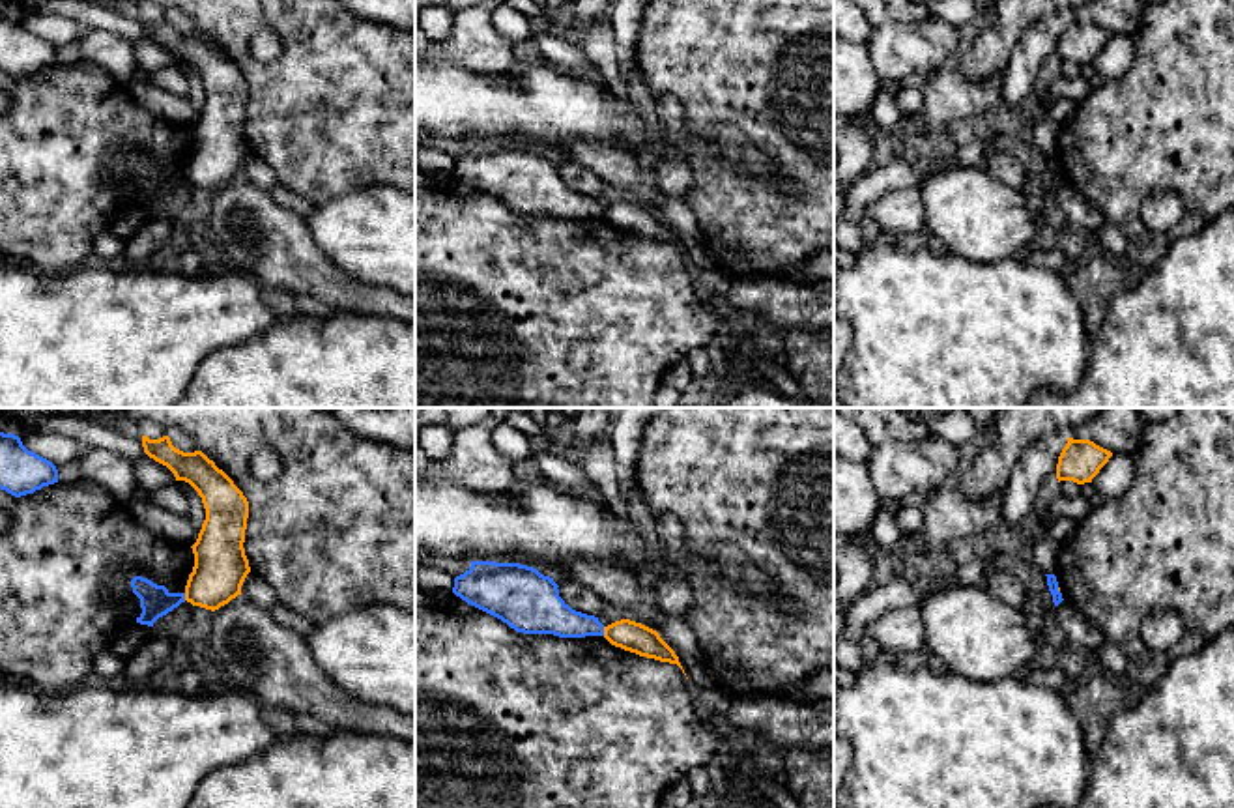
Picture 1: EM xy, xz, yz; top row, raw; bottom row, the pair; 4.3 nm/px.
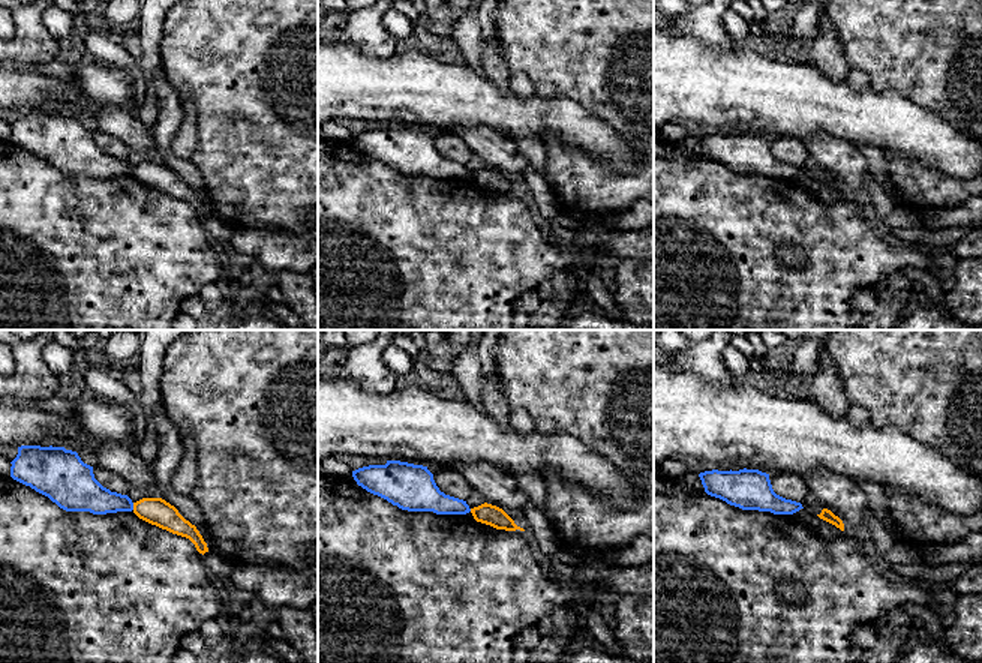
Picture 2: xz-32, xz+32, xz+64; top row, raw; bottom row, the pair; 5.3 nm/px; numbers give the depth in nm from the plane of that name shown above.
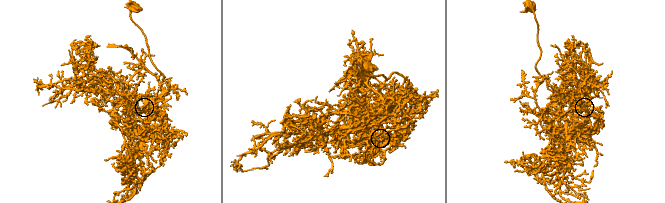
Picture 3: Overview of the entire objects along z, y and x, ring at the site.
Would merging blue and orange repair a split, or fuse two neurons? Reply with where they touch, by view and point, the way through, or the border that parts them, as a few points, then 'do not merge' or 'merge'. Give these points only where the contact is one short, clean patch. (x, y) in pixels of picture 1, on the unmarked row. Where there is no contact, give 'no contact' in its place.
meets blue in xz at (602, 212); border along xz (602, 208), (604, 216); do not merge

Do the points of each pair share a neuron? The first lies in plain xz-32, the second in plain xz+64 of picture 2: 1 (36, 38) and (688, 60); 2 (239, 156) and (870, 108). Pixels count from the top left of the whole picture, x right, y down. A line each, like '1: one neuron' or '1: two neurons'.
1: two neurons
2: two neurons

